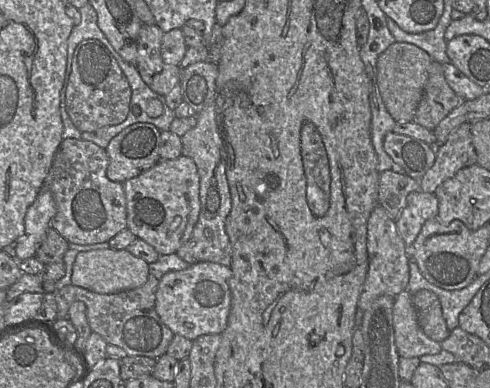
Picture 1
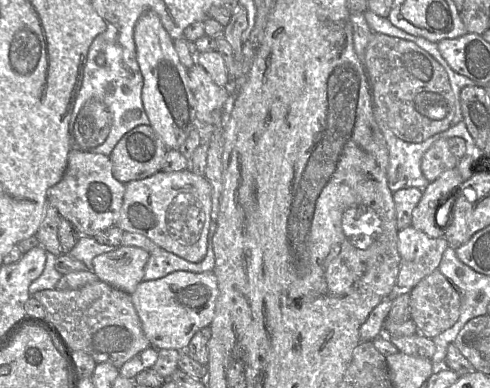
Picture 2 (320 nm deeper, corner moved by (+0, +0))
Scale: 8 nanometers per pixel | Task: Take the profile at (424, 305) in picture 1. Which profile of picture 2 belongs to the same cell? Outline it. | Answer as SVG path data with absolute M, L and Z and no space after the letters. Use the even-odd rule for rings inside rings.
M438 269L424 277L410 290L410 318L417 326L417 333L435 338L452 327L458 320L461 309L461 297L451 281Z

